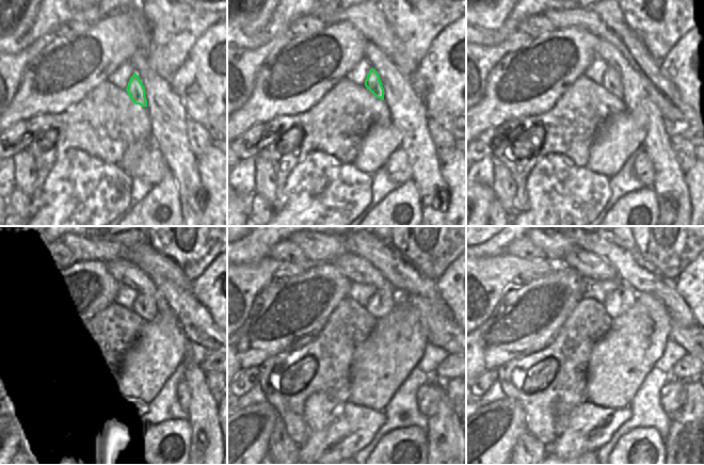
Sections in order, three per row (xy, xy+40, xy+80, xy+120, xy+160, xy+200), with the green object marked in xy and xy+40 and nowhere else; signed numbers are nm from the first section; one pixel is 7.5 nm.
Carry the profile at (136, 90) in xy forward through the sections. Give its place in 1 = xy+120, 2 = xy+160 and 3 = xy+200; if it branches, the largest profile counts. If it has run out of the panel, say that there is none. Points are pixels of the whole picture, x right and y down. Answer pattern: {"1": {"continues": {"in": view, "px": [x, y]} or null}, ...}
{"1": {"continues": {"in": "xy+120", "px": [144, 306]}}, "2": {"continues": {"in": "xy+160", "px": [383, 302]}}, "3": {"continues": {"in": "xy+200", "px": [619, 301]}}}

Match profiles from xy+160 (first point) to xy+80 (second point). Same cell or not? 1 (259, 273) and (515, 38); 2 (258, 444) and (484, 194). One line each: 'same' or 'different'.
1: same
2: same

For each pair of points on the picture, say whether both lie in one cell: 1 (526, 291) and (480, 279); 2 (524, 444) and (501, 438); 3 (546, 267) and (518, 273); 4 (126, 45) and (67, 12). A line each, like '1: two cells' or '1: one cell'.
1: two cells
2: two cells
3: one cell
4: two cells

